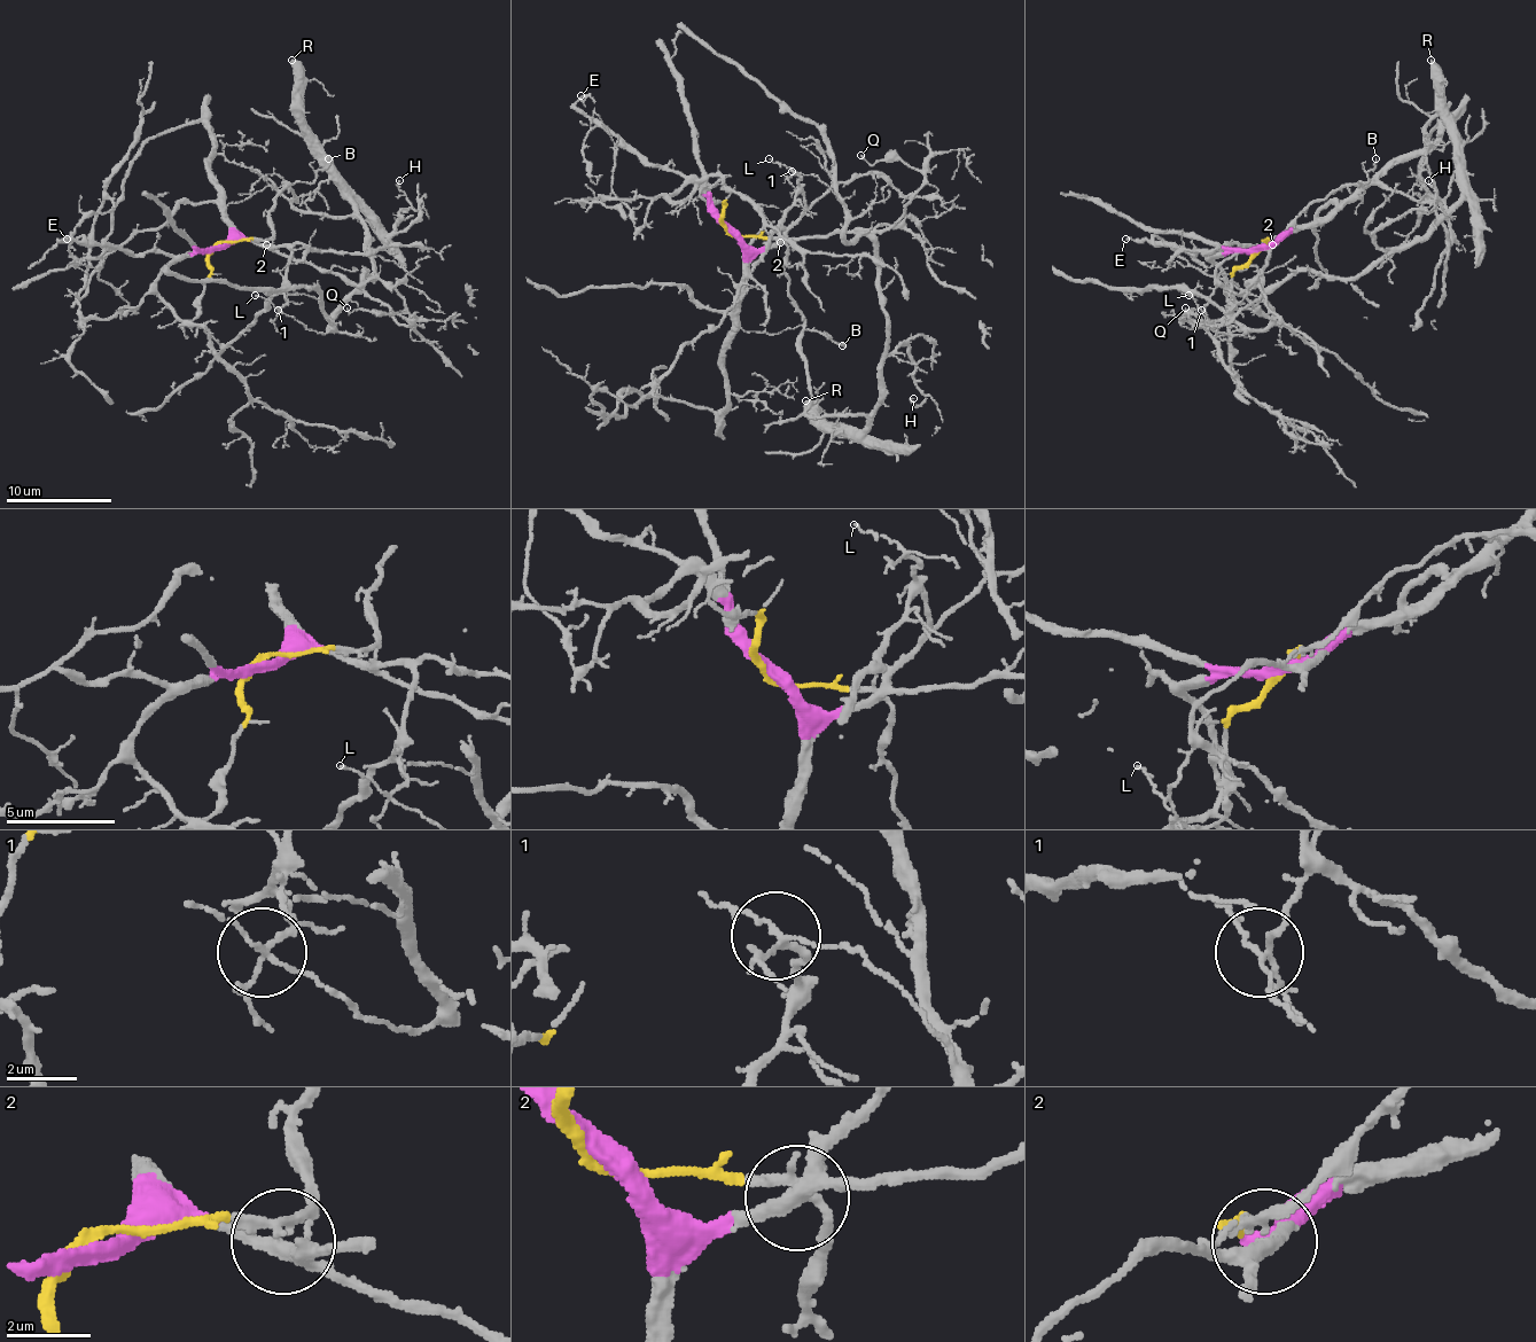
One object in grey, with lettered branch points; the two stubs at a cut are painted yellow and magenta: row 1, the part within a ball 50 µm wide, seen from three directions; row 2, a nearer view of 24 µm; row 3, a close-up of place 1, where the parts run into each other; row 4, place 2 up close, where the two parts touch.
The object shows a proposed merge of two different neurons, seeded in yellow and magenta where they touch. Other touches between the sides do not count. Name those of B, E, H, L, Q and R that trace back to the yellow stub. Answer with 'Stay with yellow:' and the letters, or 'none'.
Stay with yellow: B, H, L, R

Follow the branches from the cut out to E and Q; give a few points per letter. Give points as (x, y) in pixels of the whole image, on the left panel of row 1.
E: (215, 249), (180, 255), (133, 255), (99, 244), (62, 242), (68, 239)
Q: (215, 249), (239, 239), (255, 239), (341, 273), (399, 324), (410, 326), (402, 316), (347, 307)

